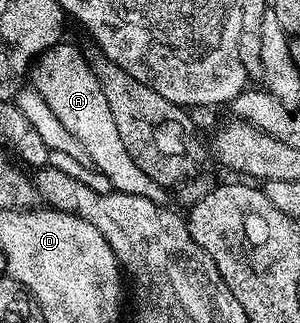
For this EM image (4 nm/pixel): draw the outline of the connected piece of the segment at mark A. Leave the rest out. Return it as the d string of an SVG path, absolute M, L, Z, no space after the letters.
M60 43L49 47L45 52L38 54L36 63L29 73L30 84L49 103L49 111L61 119L65 131L85 147L91 165L98 172L109 179L112 190L117 193L141 195L153 203L164 204L168 199L168 190L164 186L153 183L137 163L133 163L129 151L125 151L125 143L121 143L121 135L117 135L117 123L113 123L113 114L109 112L109 103L101 92L101 83L93 75L89 67L84 50L75 45Z

